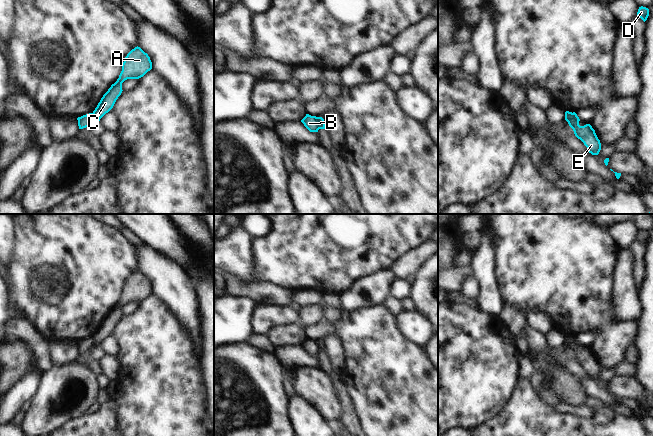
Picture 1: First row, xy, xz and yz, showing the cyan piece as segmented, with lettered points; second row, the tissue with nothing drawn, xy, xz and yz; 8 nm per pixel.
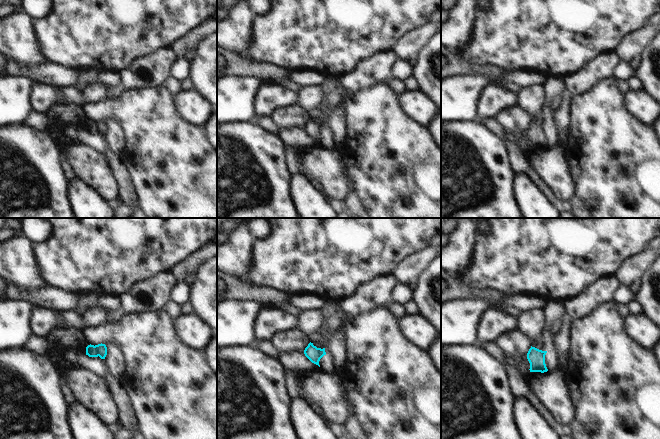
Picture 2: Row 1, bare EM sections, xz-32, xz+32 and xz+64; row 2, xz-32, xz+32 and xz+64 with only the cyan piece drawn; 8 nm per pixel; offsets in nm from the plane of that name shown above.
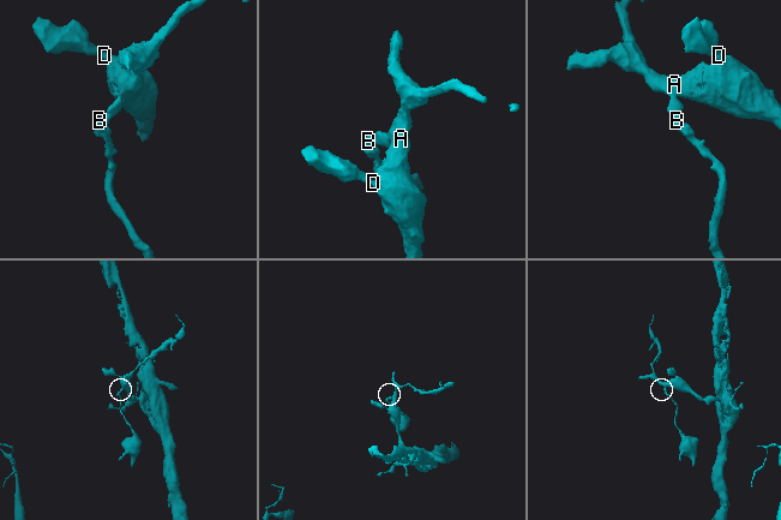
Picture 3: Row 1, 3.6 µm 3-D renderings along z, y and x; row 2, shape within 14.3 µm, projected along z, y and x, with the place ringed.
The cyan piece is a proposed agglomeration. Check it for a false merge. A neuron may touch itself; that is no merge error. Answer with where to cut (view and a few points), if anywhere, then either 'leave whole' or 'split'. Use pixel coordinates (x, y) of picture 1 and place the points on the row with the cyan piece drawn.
xz (317, 117), (317, 123), (320, 128) | split

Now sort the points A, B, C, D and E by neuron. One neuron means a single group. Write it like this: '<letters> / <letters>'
A C D / B E

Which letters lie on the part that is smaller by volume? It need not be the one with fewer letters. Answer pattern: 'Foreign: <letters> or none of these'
Foreign: B, E

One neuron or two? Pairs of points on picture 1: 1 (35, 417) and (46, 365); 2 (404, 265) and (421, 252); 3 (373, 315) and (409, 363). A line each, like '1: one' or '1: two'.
1: two
2: one
3: one

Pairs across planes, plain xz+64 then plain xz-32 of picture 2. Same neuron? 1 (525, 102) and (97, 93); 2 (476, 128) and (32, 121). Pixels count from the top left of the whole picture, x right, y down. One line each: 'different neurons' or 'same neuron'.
1: same neuron
2: different neurons

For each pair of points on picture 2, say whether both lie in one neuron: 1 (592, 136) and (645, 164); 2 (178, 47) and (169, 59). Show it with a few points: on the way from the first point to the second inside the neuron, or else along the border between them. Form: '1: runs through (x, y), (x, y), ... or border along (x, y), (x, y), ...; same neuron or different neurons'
1: runs through (605, 145), (608, 148), (618, 149), (632, 162); same neuron
2: border along (169, 46), (178, 57); different neurons

